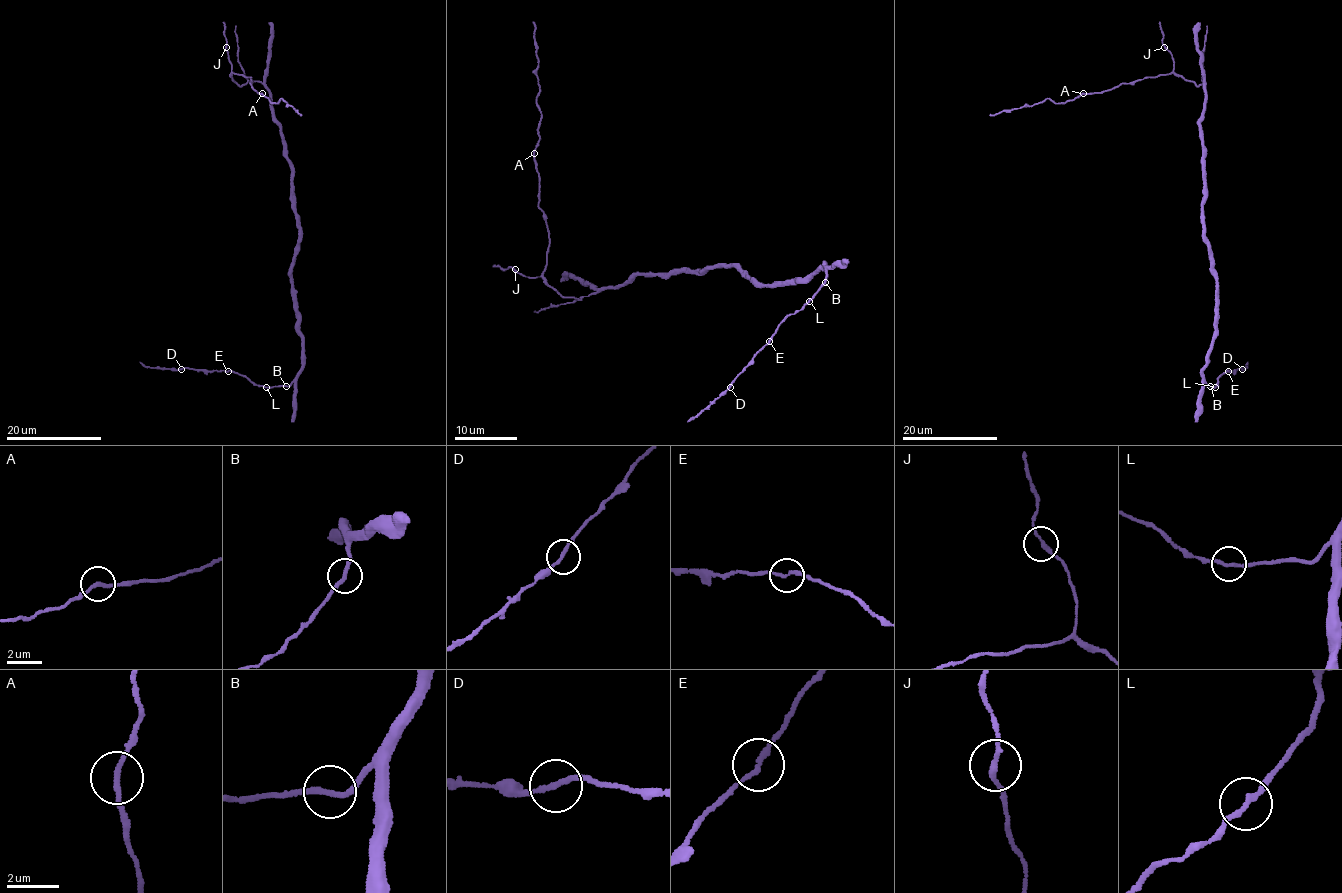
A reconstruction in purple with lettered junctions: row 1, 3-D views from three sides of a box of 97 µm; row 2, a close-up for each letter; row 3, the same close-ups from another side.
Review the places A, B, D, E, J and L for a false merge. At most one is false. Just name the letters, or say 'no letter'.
no letter

